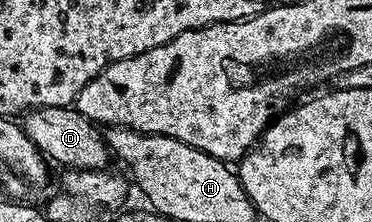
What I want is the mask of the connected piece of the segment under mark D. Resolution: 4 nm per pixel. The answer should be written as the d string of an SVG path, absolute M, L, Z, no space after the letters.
M41 107L29 109L22 114L21 124L25 135L33 139L33 143L48 162L63 165L67 169L105 169L108 168L109 150L100 126L81 115L74 107Z

